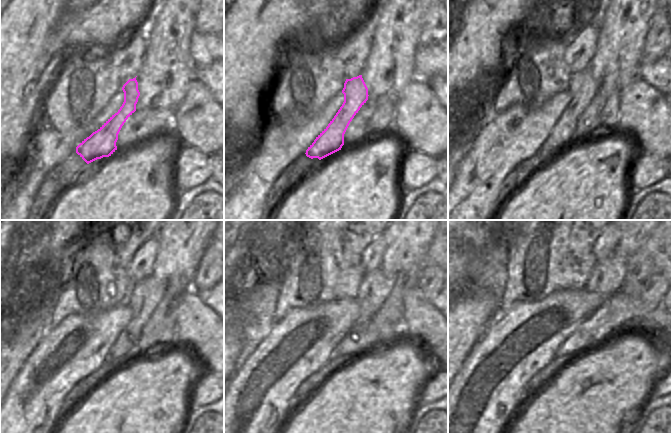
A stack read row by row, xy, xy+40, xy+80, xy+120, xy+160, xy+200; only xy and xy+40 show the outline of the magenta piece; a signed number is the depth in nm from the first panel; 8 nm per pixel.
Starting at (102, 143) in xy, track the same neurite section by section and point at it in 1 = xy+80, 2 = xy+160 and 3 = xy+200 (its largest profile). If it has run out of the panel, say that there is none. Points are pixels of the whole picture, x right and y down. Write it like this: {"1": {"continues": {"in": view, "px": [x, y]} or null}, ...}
{"1": {"continues": {"in": "xy+80", "px": [582, 87]}}, "2": {"continues": {"in": "xy+160", "px": [376, 285]}}, "3": {"continues": {"in": "xy+200", "px": [606, 278]}}}

